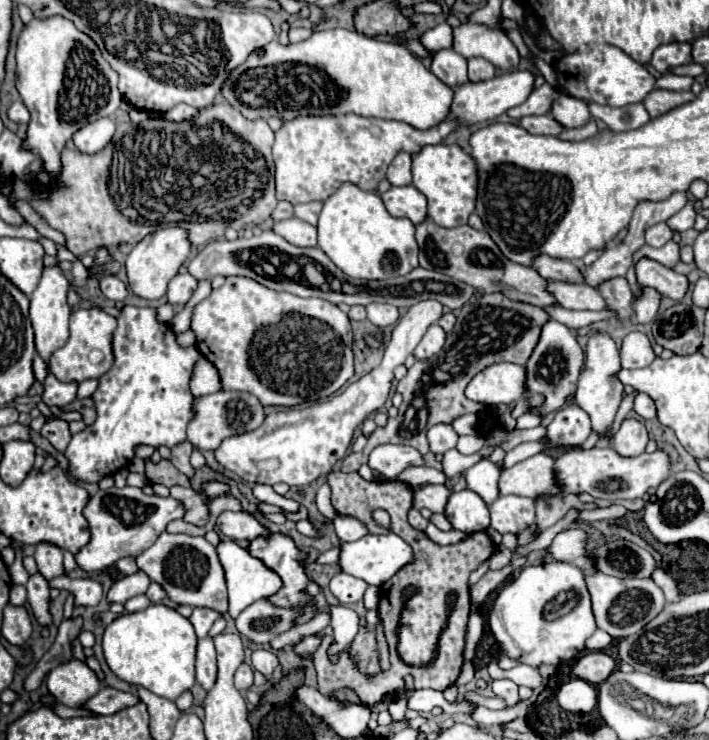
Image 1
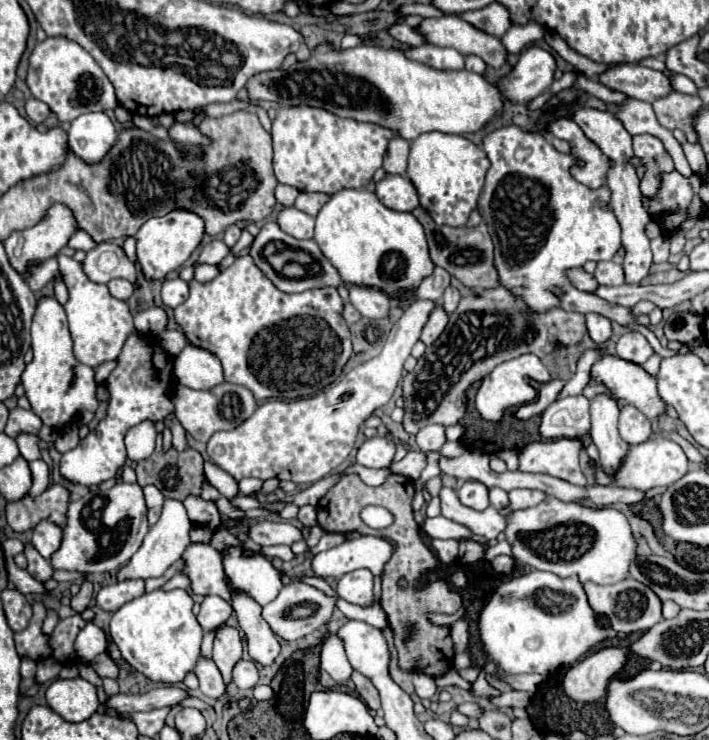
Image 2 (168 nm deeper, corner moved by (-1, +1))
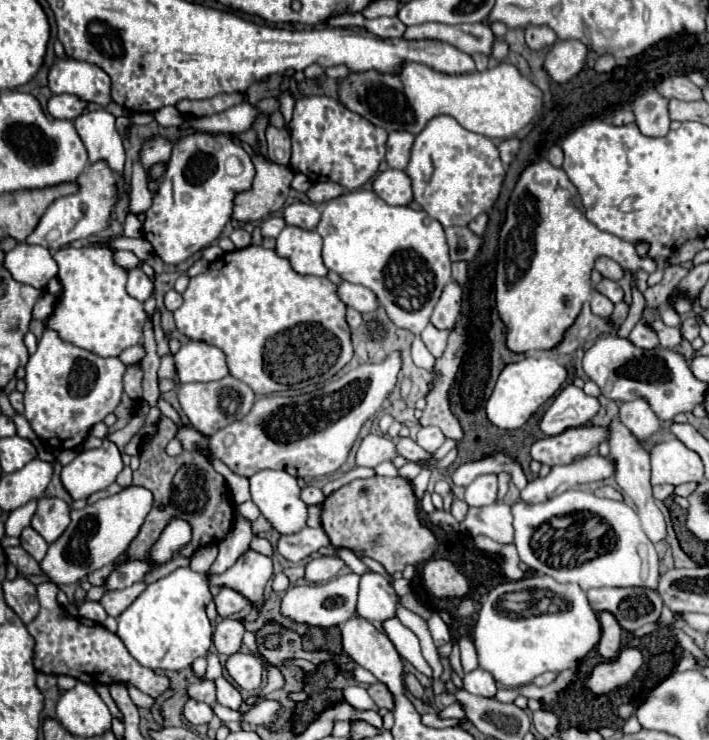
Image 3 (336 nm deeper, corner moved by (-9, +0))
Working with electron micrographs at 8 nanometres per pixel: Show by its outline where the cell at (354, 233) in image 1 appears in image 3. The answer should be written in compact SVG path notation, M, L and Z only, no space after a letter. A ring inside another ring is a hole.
M353 190L329 200L323 206L321 220L315 230L323 238L325 266L337 272L343 280L369 288L397 328L409 330L419 336L421 330L429 324L431 312L443 288L451 280L451 258L447 252L443 226L437 220L431 220L423 210L413 210L409 206L391 206L371 190Z

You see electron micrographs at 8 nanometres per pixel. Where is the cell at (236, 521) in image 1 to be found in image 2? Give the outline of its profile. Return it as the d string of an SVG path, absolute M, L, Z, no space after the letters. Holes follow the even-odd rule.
M257 521L249 525L247 535L257 545L291 545L299 539L303 539L301 531L293 527L291 523L273 523L273 521Z

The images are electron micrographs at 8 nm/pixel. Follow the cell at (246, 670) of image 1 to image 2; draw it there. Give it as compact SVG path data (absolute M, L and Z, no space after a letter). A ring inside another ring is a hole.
M241 659L235 669L233 669L233 683L239 687L239 689L251 689L257 685L257 663L255 661L245 661Z

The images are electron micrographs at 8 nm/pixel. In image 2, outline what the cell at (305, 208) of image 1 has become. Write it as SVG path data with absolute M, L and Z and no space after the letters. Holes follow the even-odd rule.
M299 193L297 201L295 201L295 209L315 217L319 213L319 209L327 203L327 199L329 199L329 195L325 195L325 193Z

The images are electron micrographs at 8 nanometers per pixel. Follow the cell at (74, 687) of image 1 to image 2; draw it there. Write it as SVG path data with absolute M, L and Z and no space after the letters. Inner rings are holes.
M83 677L55 679L47 687L47 705L65 721L79 723L99 709L97 689Z

